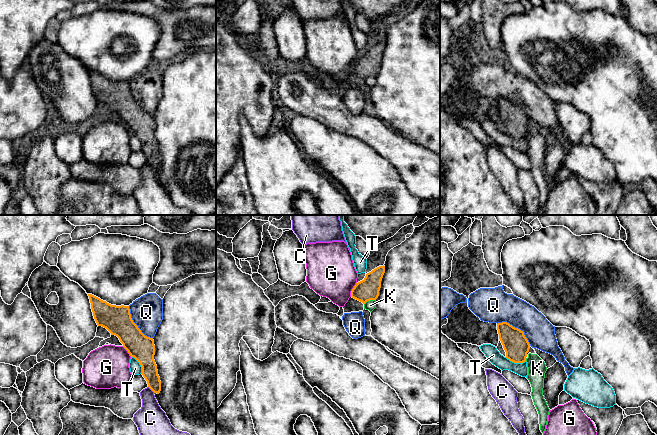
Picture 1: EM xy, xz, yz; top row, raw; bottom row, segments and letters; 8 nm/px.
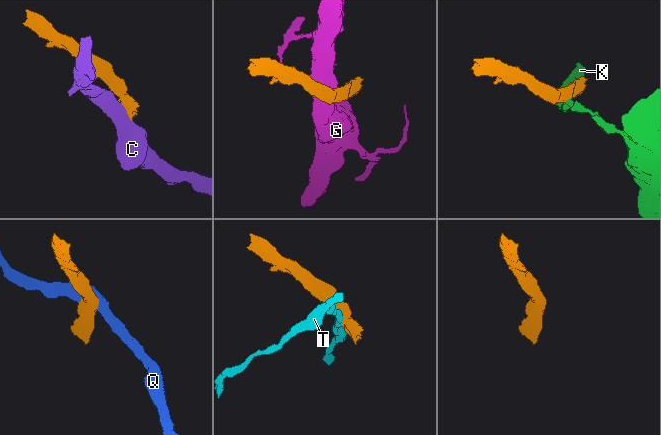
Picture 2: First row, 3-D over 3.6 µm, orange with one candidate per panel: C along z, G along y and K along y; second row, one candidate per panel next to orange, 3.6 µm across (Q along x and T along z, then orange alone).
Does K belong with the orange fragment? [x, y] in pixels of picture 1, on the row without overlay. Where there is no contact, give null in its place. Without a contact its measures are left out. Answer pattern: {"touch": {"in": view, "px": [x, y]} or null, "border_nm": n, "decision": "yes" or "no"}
{"touch": {"in": "xz", "px": [369, 76]}, "border_nm": 100, "decision": "no"}

